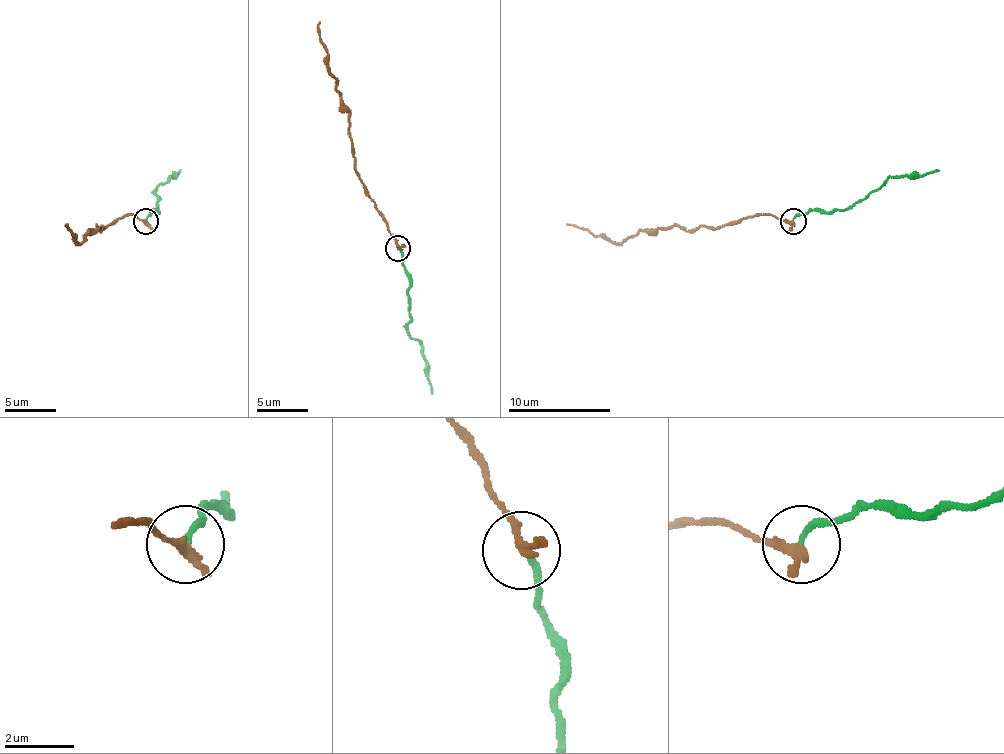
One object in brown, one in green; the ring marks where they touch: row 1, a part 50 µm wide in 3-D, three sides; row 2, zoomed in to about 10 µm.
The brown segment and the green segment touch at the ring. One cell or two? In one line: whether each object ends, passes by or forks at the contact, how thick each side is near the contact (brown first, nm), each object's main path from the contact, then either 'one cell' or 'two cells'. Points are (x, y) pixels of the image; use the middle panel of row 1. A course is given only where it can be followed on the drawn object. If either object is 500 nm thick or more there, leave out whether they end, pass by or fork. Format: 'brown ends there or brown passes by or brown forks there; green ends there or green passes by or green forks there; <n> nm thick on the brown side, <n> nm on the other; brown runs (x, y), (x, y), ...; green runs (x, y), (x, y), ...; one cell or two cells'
brown ends there; green ends there; 340 nm thick on the brown side, 180 nm on the other; brown runs (397, 248), (397, 238), (359, 177), (348, 113), (330, 72), (328, 49), (318, 34), (320, 21); green runs (397, 248), (402, 254), (407, 271), (410, 310), (407, 333), (422, 348), (425, 376), (433, 394); one cell

